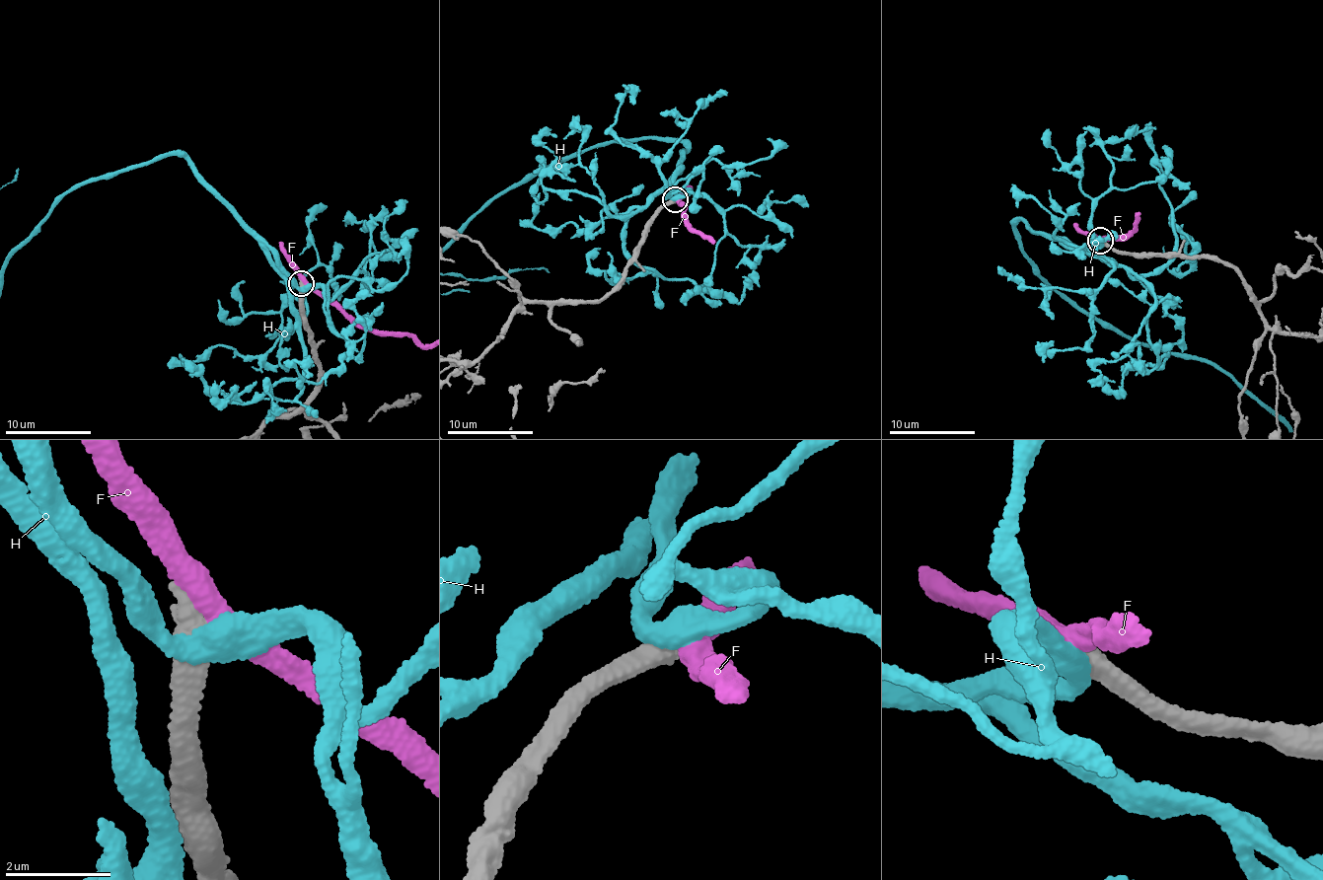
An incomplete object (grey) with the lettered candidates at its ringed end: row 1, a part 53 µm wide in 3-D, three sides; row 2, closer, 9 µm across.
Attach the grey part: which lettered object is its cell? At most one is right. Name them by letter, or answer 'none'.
none

